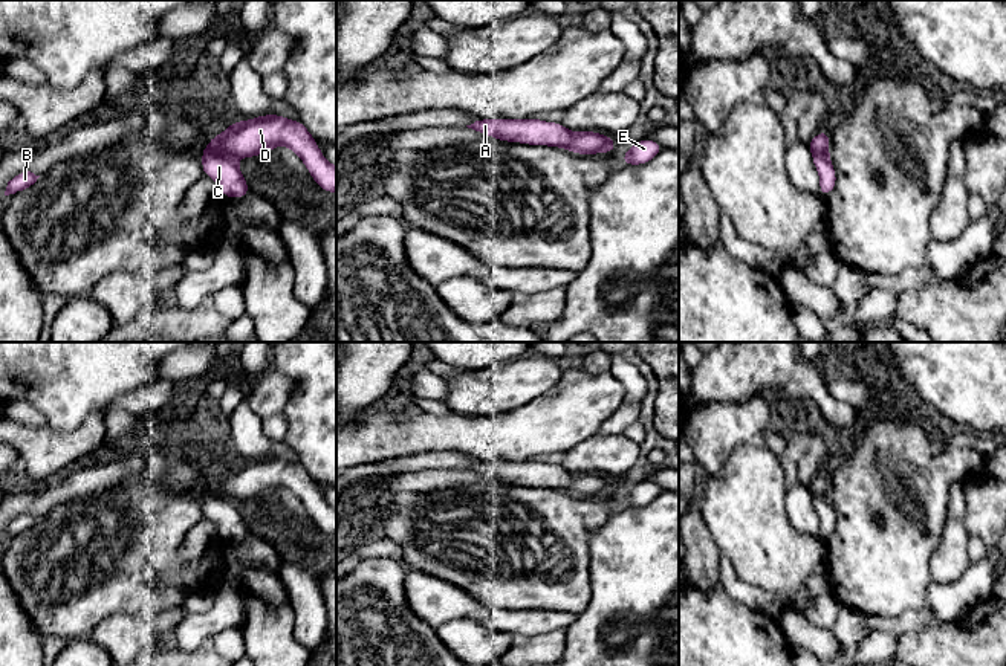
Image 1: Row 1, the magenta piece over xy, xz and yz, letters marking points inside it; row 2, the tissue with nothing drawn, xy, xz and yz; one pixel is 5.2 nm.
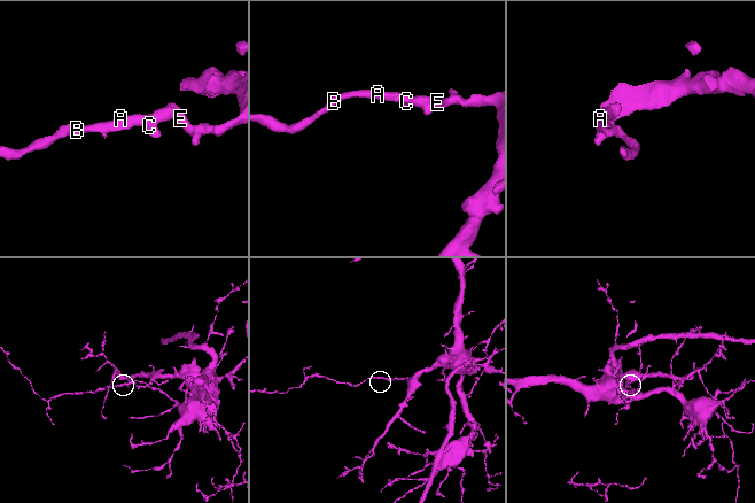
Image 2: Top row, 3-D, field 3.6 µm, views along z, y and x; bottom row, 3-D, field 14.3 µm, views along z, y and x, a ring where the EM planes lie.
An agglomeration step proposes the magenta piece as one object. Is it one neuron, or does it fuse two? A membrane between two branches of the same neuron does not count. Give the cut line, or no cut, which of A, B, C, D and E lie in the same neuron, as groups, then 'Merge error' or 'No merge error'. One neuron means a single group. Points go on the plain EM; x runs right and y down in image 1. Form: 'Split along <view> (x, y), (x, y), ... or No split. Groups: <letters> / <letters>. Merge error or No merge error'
No split. Groups: A B C D E. No merge error

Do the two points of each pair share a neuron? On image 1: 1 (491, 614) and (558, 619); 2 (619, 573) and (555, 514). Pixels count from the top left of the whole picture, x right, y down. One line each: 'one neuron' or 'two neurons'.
1: one neuron
2: two neurons

